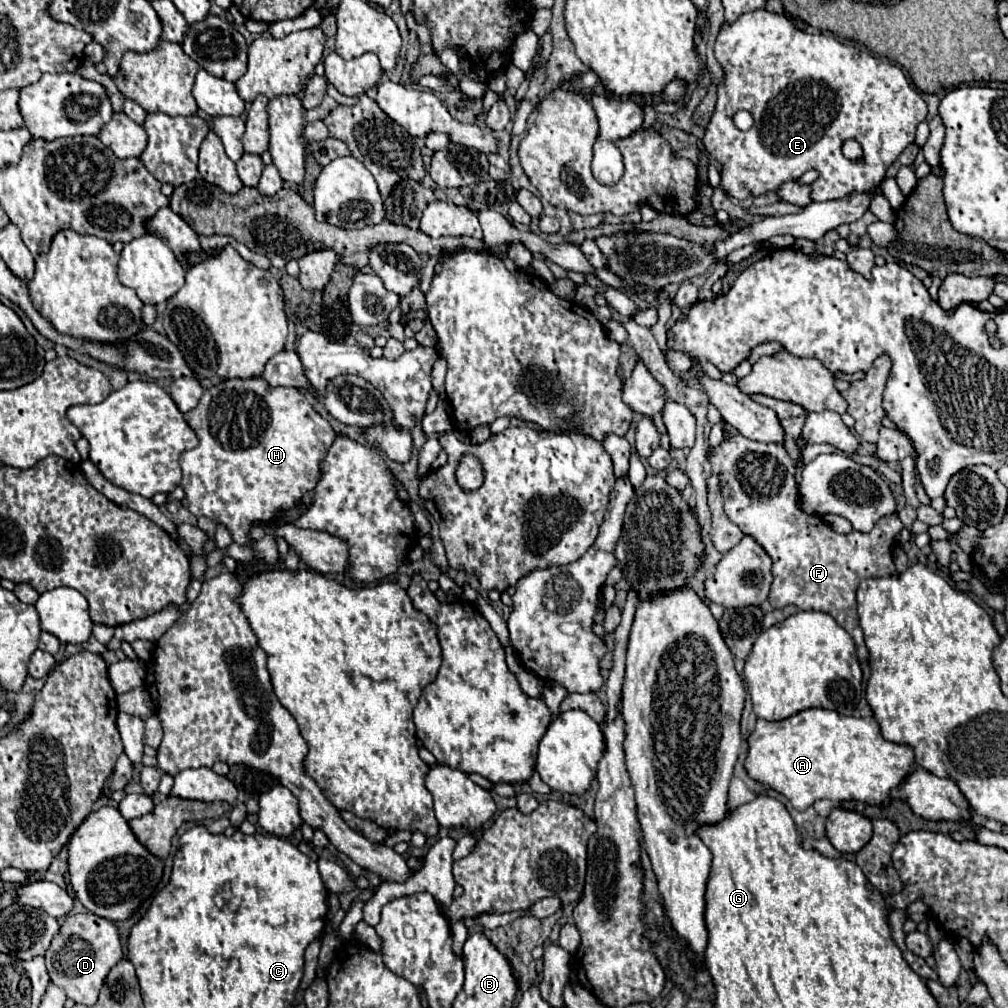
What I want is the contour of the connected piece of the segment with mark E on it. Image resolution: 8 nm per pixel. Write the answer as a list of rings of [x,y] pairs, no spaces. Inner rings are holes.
[[[765,9],[745,13],[731,27],[723,27],[715,41],[715,57],[725,77],[719,83],[717,105],[703,143],[707,153],[723,165],[719,187],[741,201],[777,191],[785,181],[793,181],[809,169],[819,171],[819,179],[811,183],[813,201],[831,201],[855,191],[871,191],[883,181],[885,171],[901,151],[915,141],[915,127],[927,117],[927,103],[909,85],[899,65],[877,59],[869,49],[855,43],[841,43],[833,35],[807,35],[785,15]],[[741,109],[749,111],[755,119],[749,131],[739,131],[733,125],[733,115]],[[849,137],[857,139],[863,147],[863,161],[859,163],[841,155],[841,141]]]

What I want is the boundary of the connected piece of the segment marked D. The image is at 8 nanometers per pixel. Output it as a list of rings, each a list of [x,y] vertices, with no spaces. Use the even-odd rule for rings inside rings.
[[[79,913],[69,915],[65,923],[61,925],[59,935],[53,939],[51,947],[45,953],[47,971],[51,981],[61,987],[67,997],[71,997],[75,1003],[83,1005],[95,1005],[99,991],[105,983],[105,977],[125,957],[121,933],[115,923],[111,923],[105,917],[97,917],[93,913]]]

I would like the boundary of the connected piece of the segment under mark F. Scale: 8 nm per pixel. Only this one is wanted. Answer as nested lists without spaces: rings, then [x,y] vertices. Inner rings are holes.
[[[727,425],[727,437],[723,437],[721,445],[711,447],[707,445],[707,463],[709,473],[717,473],[721,477],[721,497],[725,515],[745,533],[757,539],[757,543],[767,551],[773,559],[773,583],[769,593],[769,603],[773,609],[783,609],[785,605],[795,605],[801,611],[823,611],[831,615],[851,637],[857,647],[857,657],[867,657],[867,647],[863,641],[863,631],[857,617],[857,603],[855,591],[861,579],[865,577],[887,577],[895,573],[893,563],[893,549],[895,549],[895,535],[903,529],[897,515],[881,517],[877,525],[869,533],[853,531],[849,535],[835,533],[821,517],[807,515],[799,509],[799,485],[795,481],[795,463],[785,451],[783,445],[777,443],[761,443],[745,439],[733,427]]]

